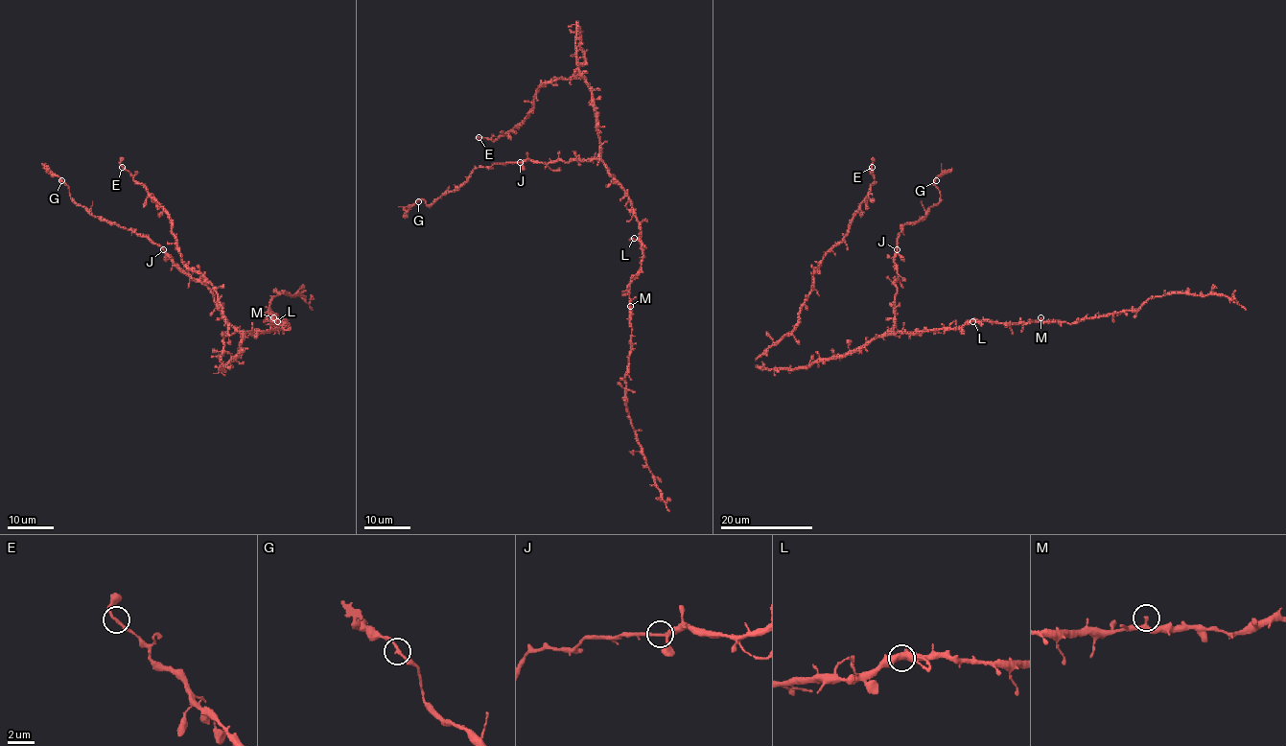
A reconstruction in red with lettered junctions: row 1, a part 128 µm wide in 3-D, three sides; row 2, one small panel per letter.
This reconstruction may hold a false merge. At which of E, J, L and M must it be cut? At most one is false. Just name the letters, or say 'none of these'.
none of these

